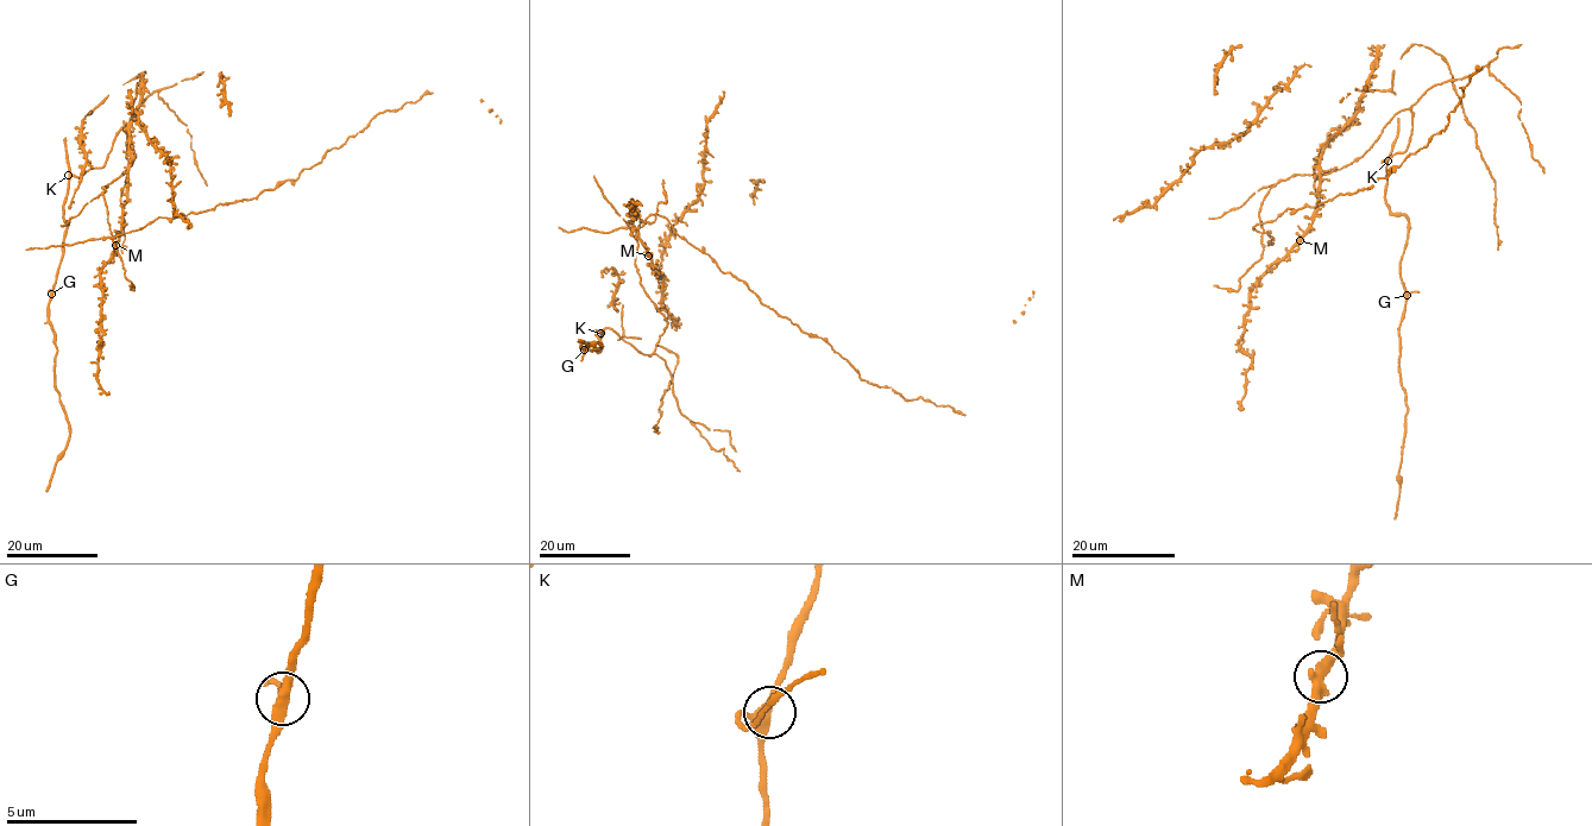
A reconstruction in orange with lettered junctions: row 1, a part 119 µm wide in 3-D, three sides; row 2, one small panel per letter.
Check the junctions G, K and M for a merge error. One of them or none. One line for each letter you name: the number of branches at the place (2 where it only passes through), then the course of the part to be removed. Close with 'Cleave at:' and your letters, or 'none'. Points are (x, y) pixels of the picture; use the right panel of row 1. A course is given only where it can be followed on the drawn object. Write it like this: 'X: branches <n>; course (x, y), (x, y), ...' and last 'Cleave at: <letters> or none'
Cleave at: none

